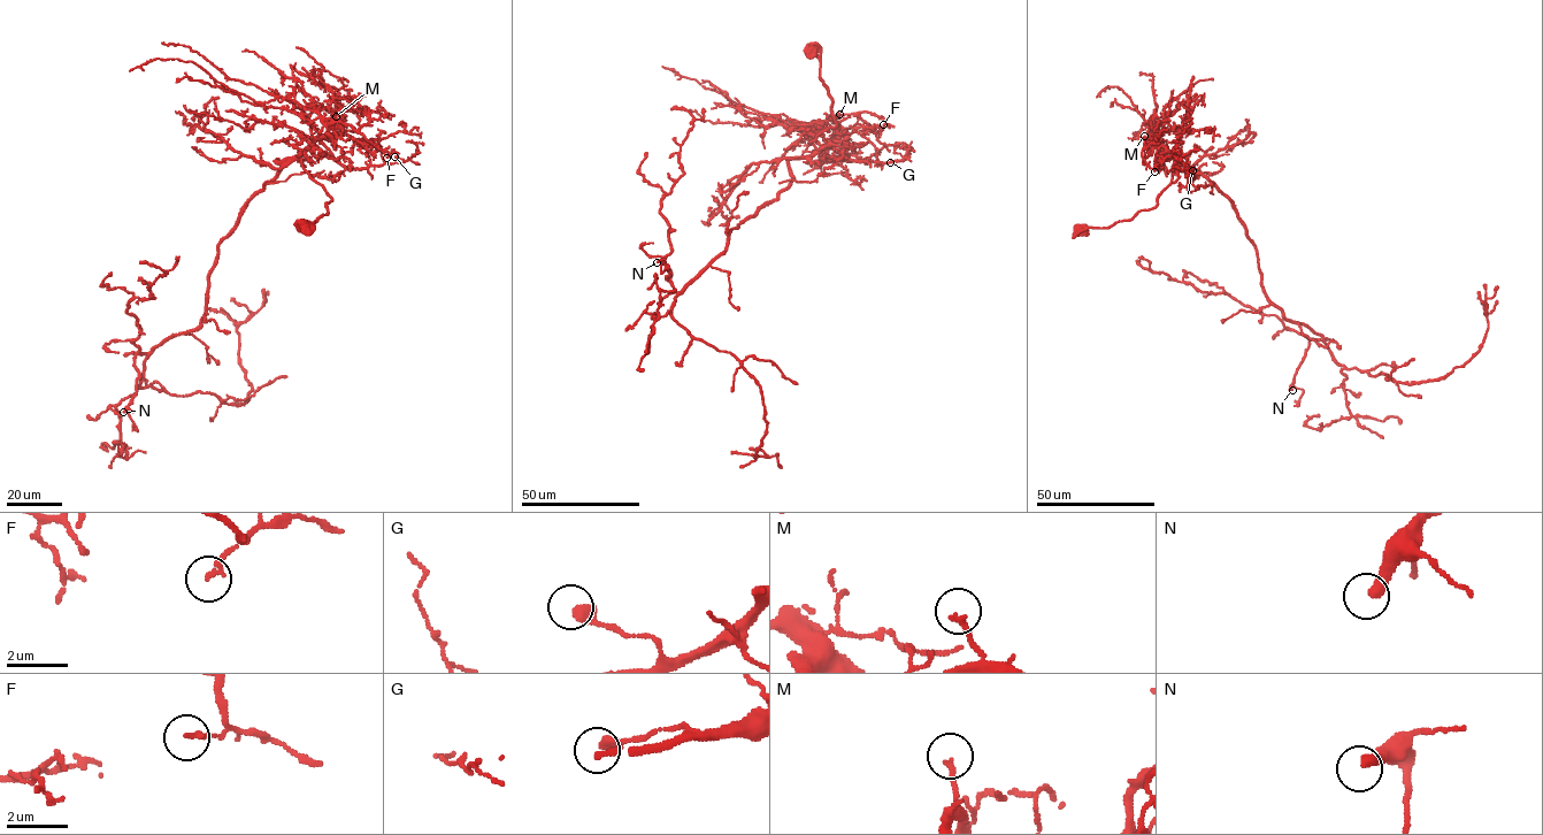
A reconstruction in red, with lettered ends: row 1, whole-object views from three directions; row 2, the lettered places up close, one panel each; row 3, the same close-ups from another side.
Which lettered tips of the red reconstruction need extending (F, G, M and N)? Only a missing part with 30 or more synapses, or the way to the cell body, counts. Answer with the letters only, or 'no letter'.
N

